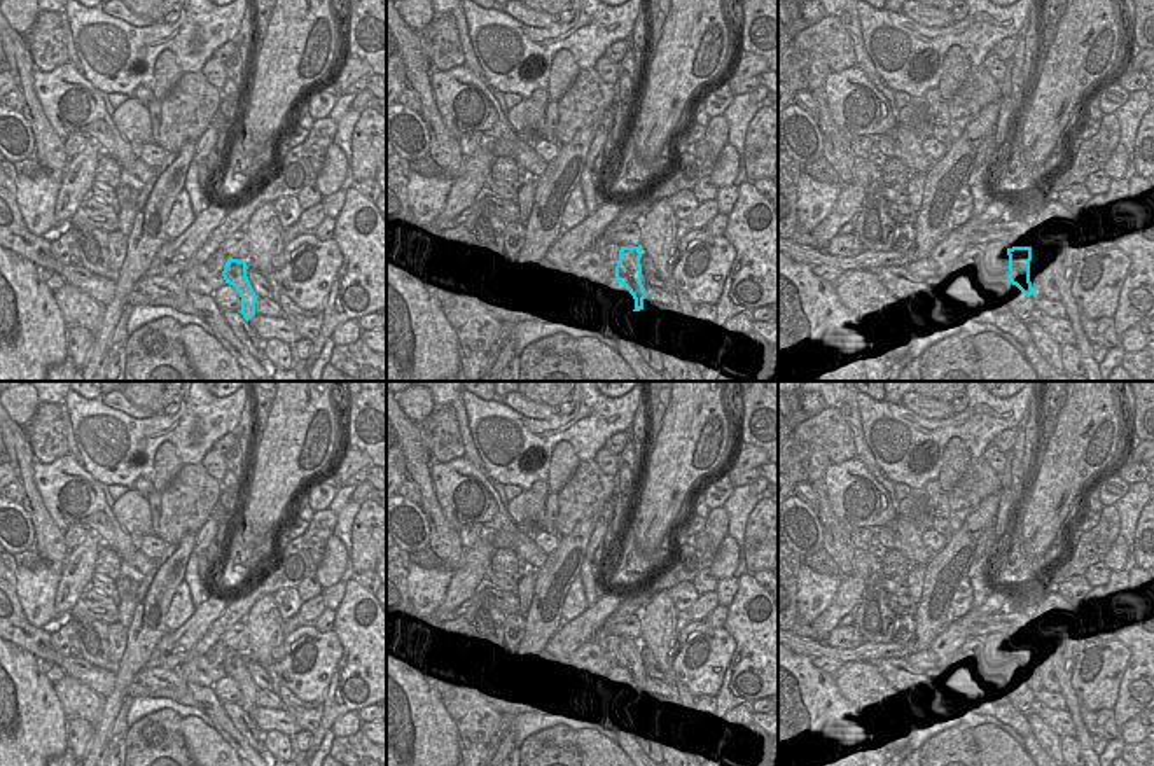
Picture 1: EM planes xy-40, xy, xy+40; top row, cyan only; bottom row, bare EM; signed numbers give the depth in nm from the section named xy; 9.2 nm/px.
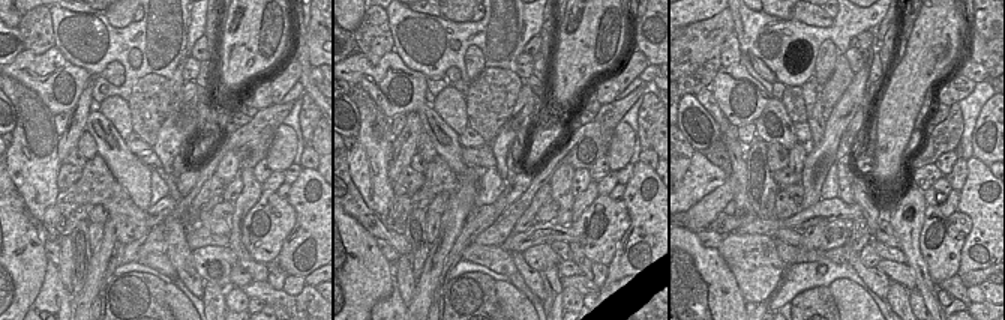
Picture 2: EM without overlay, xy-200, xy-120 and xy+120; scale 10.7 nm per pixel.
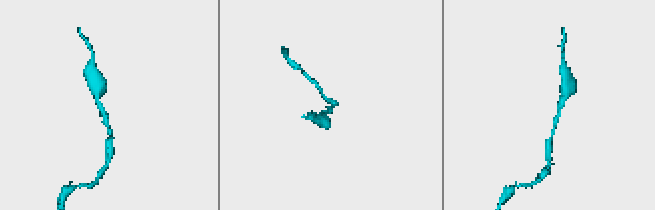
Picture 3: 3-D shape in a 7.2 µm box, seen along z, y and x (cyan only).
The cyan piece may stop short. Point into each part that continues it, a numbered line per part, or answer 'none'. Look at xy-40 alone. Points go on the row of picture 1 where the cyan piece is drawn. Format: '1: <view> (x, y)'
none

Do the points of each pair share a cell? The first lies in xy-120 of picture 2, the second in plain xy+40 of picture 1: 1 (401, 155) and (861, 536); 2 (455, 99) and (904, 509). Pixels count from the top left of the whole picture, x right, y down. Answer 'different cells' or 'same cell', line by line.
1: different cells
2: same cell

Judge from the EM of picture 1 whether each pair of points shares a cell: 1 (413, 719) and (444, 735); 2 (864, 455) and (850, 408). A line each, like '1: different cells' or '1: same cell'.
1: same cell
2: same cell

